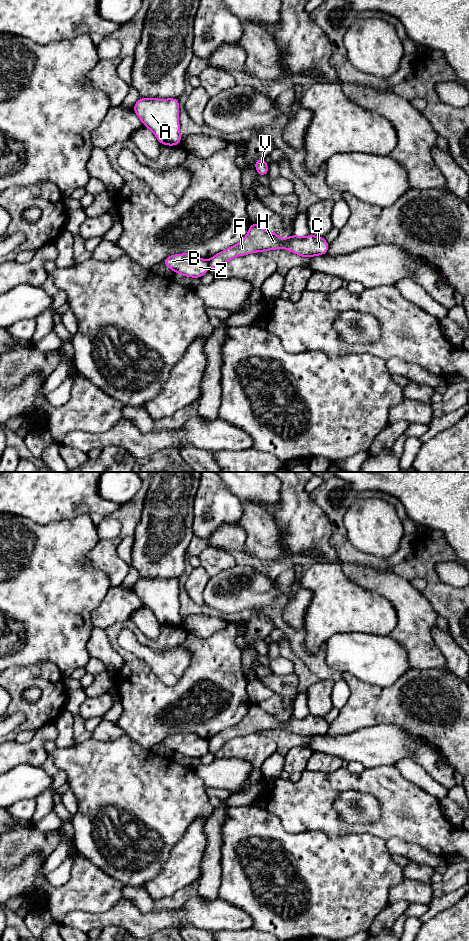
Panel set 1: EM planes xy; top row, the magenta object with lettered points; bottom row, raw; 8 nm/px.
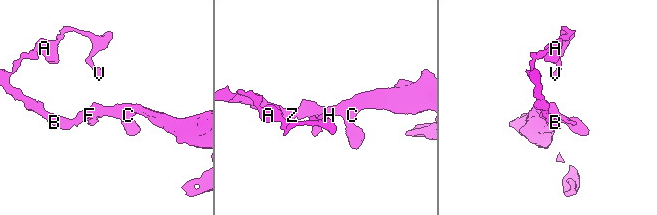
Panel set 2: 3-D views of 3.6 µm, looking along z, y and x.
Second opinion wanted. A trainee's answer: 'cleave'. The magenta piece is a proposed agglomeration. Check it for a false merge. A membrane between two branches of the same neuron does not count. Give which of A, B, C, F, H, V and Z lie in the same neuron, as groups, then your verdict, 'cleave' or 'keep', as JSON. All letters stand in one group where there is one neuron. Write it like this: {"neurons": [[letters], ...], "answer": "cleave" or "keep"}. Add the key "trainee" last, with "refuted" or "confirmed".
{"neurons": [["A", "B", "V", "Z"], ["C", "F", "H"]], "answer": "cleave", "trainee": "confirmed"}

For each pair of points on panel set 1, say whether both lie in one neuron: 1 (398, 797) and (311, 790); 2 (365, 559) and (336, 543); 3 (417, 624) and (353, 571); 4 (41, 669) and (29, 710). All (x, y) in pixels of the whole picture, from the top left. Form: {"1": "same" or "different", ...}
{"1": "same", "2": "same", "3": "same", "4": "same"}

